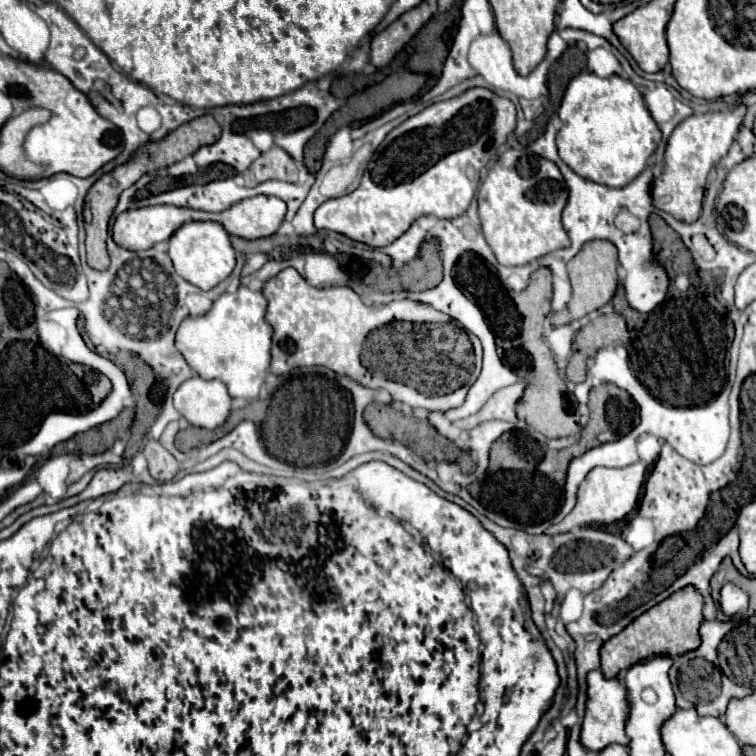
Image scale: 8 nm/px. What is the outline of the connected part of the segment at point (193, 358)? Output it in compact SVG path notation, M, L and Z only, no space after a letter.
M238 286L234 294L222 294L210 312L198 318L186 318L176 334L176 348L184 354L186 362L204 378L204 380L222 380L228 386L232 398L256 398L270 366L270 342L272 342L272 328L266 322L266 298L262 292L254 292L246 286Z

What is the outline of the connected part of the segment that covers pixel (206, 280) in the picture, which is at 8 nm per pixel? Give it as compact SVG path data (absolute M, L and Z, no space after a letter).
M188 222L180 226L170 238L168 254L174 262L174 270L200 290L212 290L216 284L226 280L236 266L236 252L220 222Z

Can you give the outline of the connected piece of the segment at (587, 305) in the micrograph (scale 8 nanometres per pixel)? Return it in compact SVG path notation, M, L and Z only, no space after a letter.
M592 240L582 246L582 250L568 262L568 274L572 282L572 300L568 302L568 318L580 320L590 312L596 312L604 304L608 304L618 288L618 256L616 246L608 240Z

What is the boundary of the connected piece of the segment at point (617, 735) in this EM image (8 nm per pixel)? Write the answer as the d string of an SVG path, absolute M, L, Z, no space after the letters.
M592 670L588 674L588 702L586 702L586 716L582 722L580 742L588 750L596 750L596 752L604 750L610 744L628 746L628 742L630 742L630 738L626 734L628 710L630 710L628 688L620 680L616 680L616 678L606 680L606 676L600 670Z

